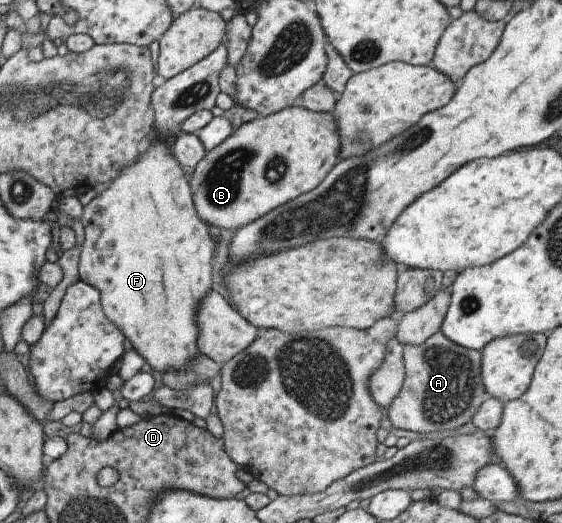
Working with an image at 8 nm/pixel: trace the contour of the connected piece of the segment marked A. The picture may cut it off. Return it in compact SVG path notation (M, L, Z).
M438 331L423 345L403 345L402 390L385 409L395 429L415 433L455 430L471 422L479 406L491 396L485 393L480 374L481 351L467 349L449 341Z

